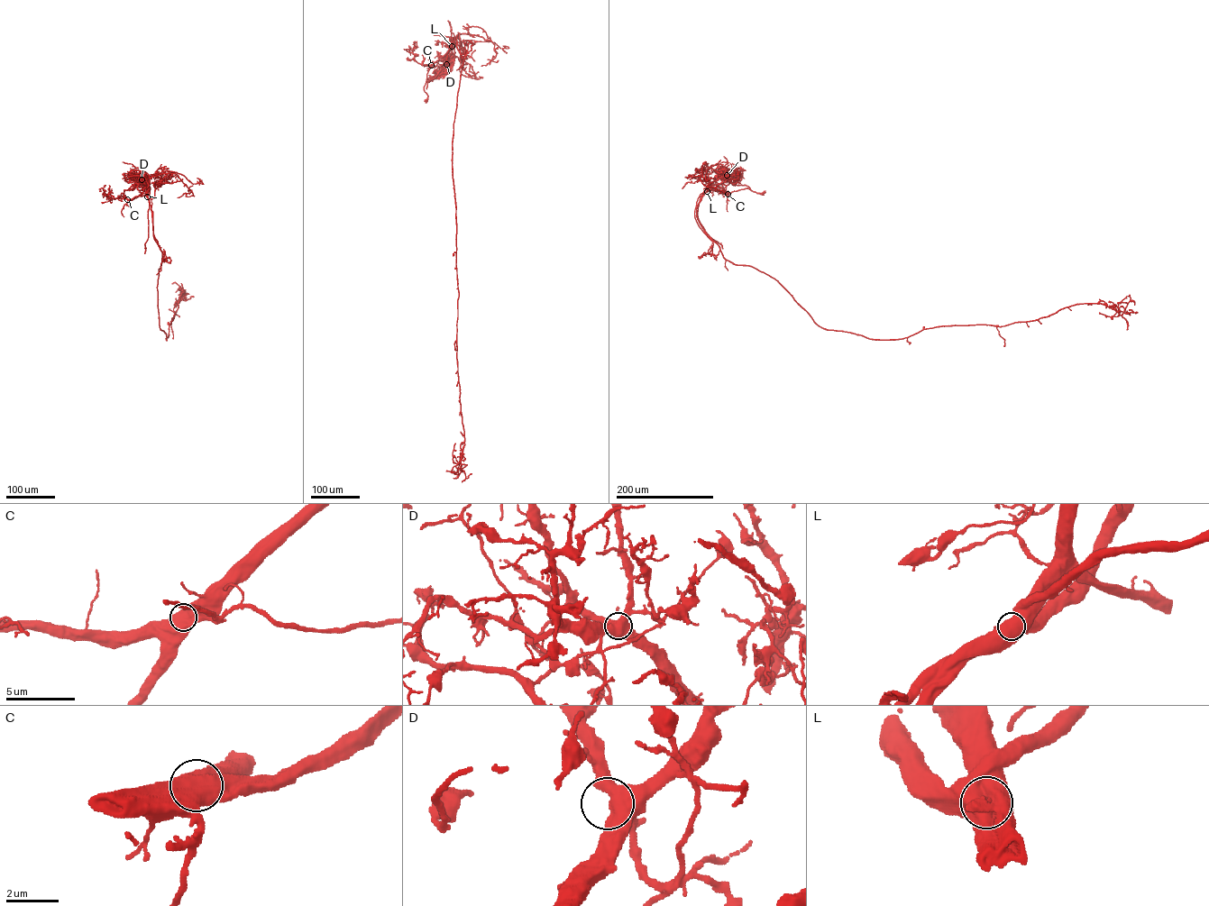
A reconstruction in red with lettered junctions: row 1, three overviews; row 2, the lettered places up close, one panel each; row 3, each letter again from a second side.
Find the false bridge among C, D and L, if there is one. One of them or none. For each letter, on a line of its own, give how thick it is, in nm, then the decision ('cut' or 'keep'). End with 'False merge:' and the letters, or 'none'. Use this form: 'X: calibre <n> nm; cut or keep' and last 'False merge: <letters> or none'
C: calibre 700 nm; keep
D: calibre 650 nm; keep
L: calibre 750 nm; cut
False merge: L

